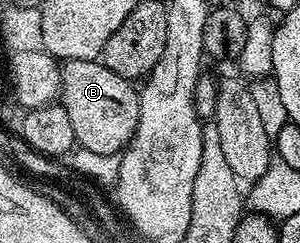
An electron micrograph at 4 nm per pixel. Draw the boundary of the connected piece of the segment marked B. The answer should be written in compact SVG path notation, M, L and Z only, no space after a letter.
M66 59L59 64L61 89L59 98L76 126L76 141L93 153L120 155L134 137L138 125L139 90L133 80L118 77L99 59Z

